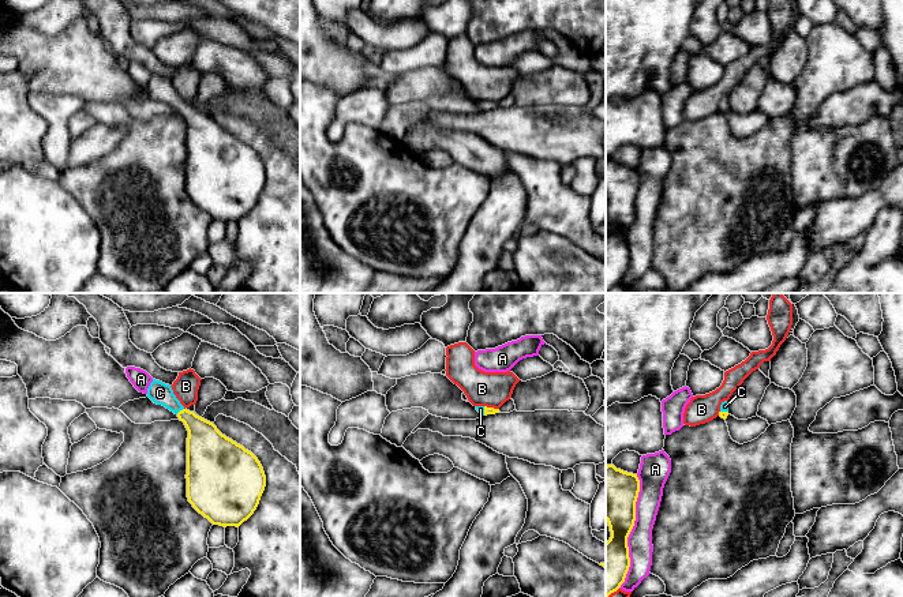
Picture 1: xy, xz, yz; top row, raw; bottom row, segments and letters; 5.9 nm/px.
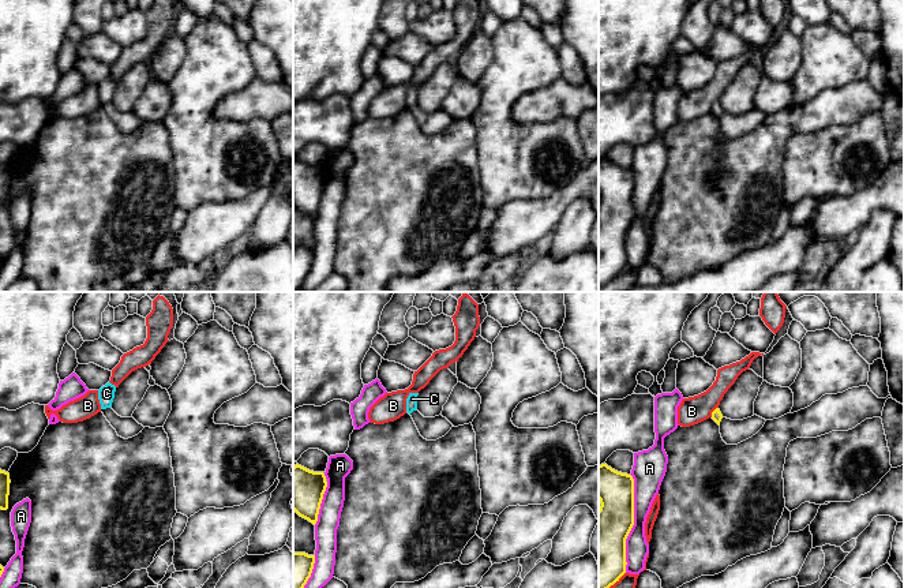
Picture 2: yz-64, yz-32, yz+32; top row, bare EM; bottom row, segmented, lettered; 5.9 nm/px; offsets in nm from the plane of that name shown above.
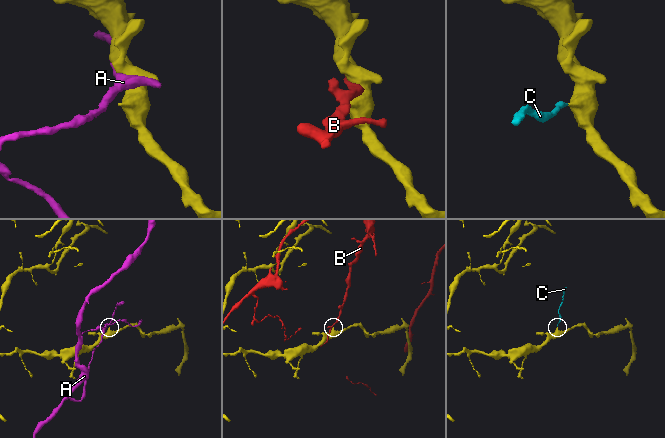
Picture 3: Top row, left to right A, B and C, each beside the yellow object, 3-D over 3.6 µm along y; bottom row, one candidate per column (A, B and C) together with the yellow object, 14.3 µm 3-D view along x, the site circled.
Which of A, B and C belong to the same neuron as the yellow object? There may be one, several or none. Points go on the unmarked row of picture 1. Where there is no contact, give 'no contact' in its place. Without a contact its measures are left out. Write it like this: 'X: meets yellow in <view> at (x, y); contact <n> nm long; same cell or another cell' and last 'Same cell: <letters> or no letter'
A: meets yellow in yz at (630, 225); contact 700 nm long; another cell
B: meets yellow in xz at (491, 102); contact 90 nm long; another cell
C: meets yellow in xy at (180, 105); contact 60 nm long; same cell
Same cell: C

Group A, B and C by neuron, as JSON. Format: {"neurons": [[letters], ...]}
{"neurons": [["A"], ["B"], ["C"]]}

